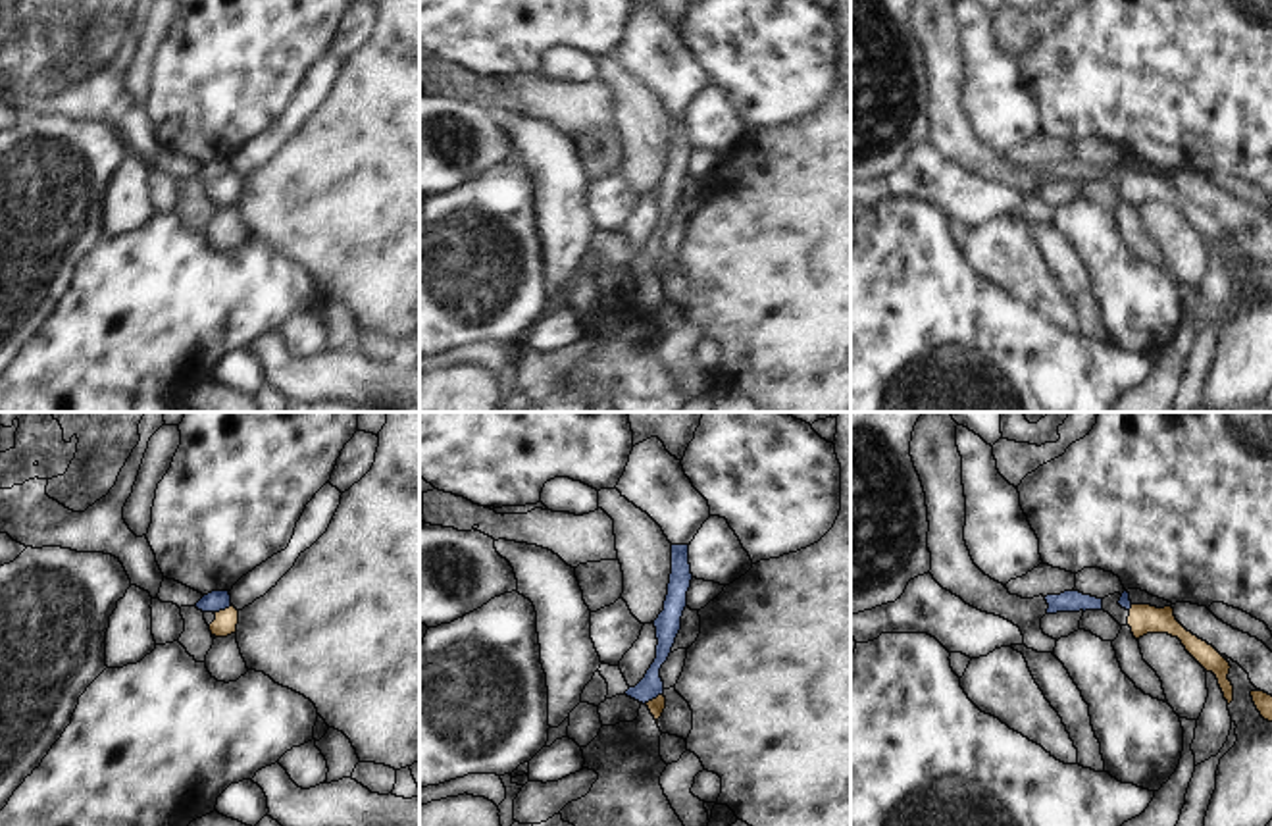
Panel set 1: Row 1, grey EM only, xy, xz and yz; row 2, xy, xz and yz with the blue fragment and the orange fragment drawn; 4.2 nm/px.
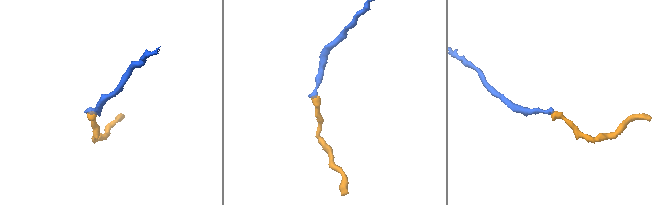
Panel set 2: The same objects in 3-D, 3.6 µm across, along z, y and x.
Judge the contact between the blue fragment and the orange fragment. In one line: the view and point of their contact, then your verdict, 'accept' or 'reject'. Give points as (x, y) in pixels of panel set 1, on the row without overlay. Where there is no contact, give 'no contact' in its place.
contact xz (653, 266); reject

